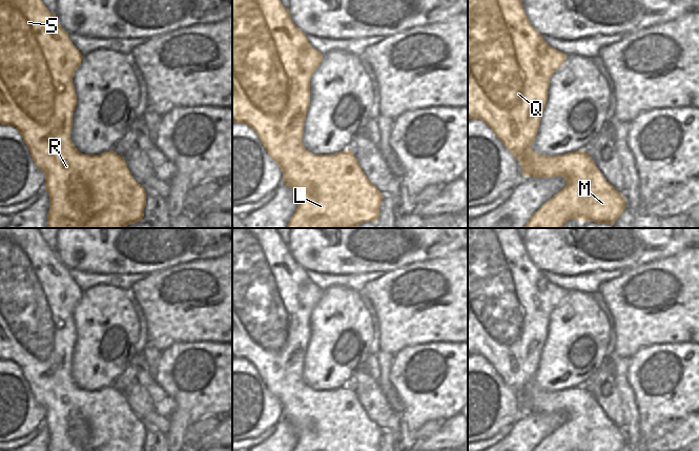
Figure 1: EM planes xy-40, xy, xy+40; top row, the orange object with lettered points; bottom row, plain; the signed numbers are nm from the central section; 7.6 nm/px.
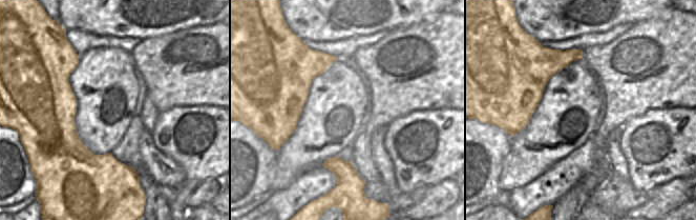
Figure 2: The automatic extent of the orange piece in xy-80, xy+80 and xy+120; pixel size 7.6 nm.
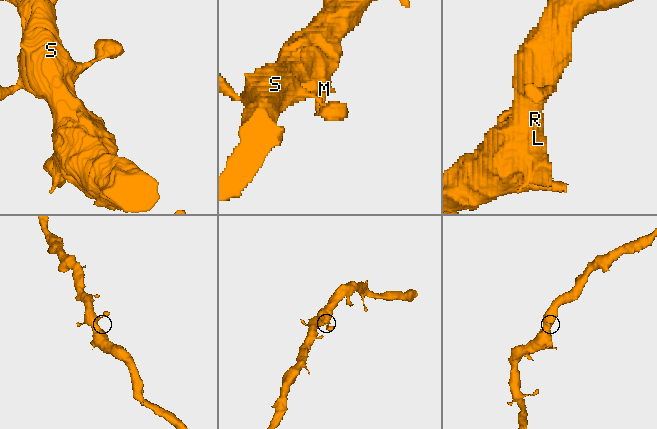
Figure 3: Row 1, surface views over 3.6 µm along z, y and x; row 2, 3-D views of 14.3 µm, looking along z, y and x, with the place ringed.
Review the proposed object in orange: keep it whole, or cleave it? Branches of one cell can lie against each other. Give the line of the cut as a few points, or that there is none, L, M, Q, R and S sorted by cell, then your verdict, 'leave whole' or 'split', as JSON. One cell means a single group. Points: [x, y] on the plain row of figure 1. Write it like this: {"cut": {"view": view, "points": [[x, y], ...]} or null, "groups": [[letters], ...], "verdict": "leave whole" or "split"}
{"cut": null, "groups": [["L", "M", "Q", "R", "S"]], "verdict": "leave whole"}

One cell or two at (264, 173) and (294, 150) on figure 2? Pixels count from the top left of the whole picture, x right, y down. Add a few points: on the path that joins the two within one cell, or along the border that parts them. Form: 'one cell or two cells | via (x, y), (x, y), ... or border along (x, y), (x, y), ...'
two cells | border along (277, 151), (276, 172), (271, 187)

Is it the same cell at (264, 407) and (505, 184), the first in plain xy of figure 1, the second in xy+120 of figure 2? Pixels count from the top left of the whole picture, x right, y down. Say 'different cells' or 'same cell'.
different cells

